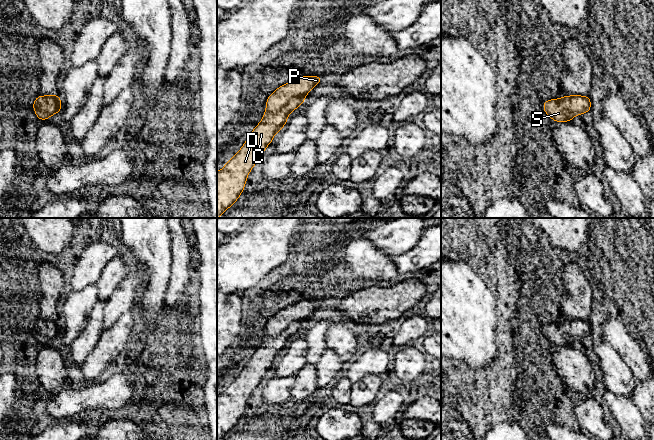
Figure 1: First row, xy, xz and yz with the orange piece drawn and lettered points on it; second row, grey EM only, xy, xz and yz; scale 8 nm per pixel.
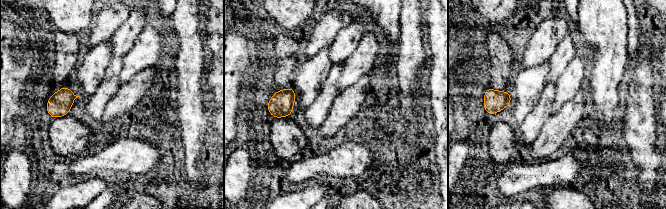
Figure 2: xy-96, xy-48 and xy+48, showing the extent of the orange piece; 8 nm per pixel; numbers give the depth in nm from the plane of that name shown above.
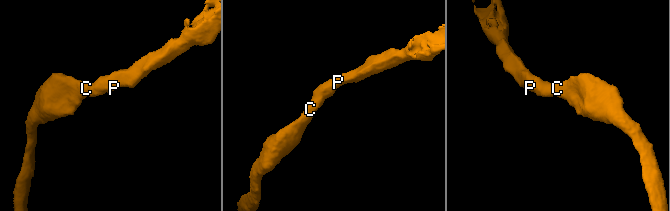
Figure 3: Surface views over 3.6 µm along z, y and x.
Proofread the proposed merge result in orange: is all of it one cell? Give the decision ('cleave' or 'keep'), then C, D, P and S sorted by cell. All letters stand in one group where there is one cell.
keep; C D P S

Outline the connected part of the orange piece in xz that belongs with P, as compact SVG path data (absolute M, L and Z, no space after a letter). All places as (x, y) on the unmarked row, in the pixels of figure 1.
M302 300L295 304L278 311L266 324L266 334L259 348L250 357L241 373L233 379L233 381L225 387L222 394L217 395L217 440L221 440L229 431L231 431L242 418L248 398L253 390L260 384L266 371L272 367L274 359L279 356L287 347L288 339L304 328L304 322L312 314L312 312L320 308L322 300Z

